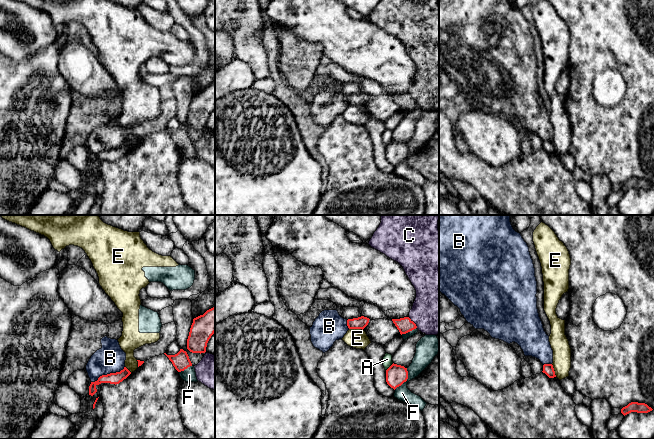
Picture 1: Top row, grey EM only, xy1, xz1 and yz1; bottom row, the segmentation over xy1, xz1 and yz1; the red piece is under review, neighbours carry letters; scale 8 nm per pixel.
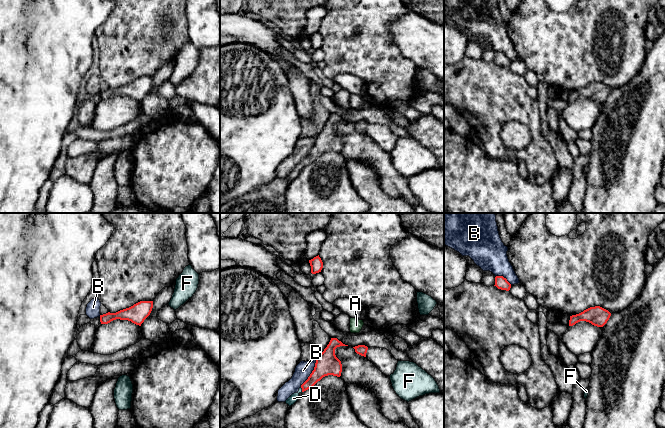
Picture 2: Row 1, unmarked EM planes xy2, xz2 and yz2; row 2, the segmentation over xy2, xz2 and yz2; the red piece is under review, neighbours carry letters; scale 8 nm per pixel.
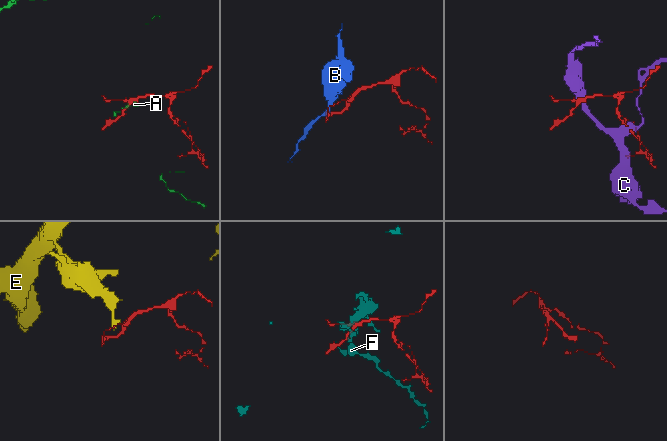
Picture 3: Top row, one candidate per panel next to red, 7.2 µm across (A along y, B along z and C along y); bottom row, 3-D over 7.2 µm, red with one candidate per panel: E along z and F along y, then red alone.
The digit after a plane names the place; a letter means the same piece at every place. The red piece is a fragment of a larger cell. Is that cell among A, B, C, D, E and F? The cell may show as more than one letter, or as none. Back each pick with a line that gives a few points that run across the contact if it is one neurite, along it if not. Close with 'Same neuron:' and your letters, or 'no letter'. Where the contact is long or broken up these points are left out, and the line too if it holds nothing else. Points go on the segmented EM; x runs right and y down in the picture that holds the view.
D: xz2 (323, 367), (302, 389), (293, 398)
Same neuron: D

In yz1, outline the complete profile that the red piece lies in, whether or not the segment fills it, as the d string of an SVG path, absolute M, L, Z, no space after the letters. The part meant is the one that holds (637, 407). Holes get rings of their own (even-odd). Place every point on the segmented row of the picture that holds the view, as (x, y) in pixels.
M631 402L621 409L621 413L625 416L631 412L648 413L653 409L645 403Z

